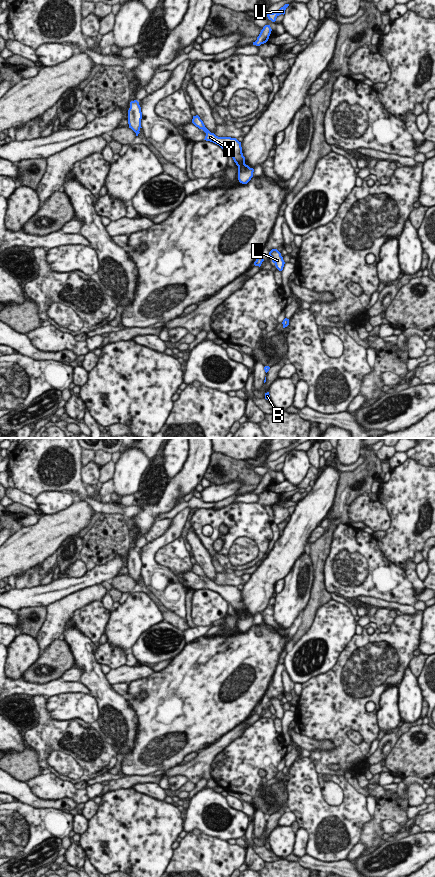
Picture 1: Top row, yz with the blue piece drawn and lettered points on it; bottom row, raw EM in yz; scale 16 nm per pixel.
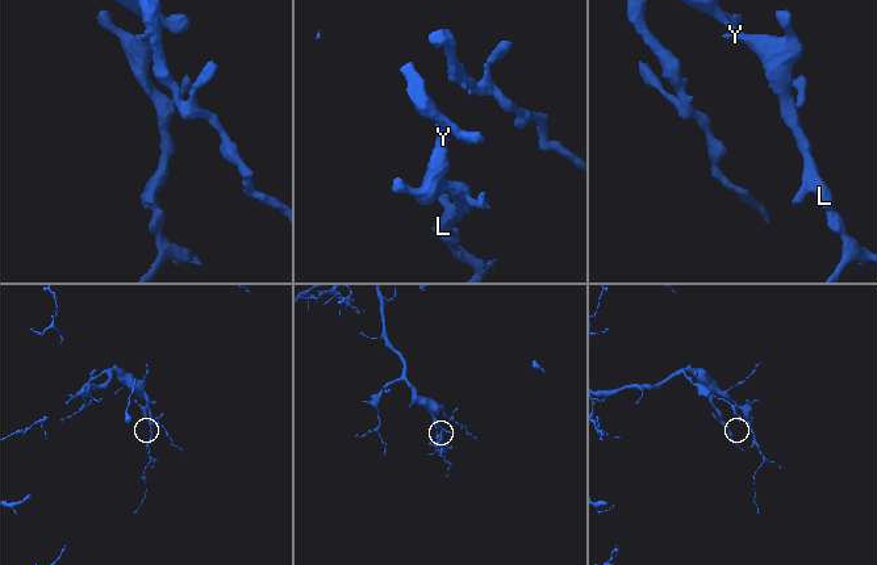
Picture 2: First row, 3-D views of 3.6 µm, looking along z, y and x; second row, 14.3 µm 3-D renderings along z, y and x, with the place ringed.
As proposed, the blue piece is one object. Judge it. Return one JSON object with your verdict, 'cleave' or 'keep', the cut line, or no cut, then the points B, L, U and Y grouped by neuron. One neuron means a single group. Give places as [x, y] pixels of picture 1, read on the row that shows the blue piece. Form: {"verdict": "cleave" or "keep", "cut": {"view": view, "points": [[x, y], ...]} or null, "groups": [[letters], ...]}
{"verdict": "keep", "cut": null, "groups": [["B", "L", "U", "Y"]]}

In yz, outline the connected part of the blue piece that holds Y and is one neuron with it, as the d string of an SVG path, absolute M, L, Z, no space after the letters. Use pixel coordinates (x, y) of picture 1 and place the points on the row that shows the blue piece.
M198 115L193 116L192 123L206 133L204 140L219 145L228 155L232 156L234 162L238 166L239 182L242 184L247 184L253 177L254 169L245 164L245 157L242 153L241 142L239 142L236 138L218 137L214 133L211 133L205 127L203 121Z

